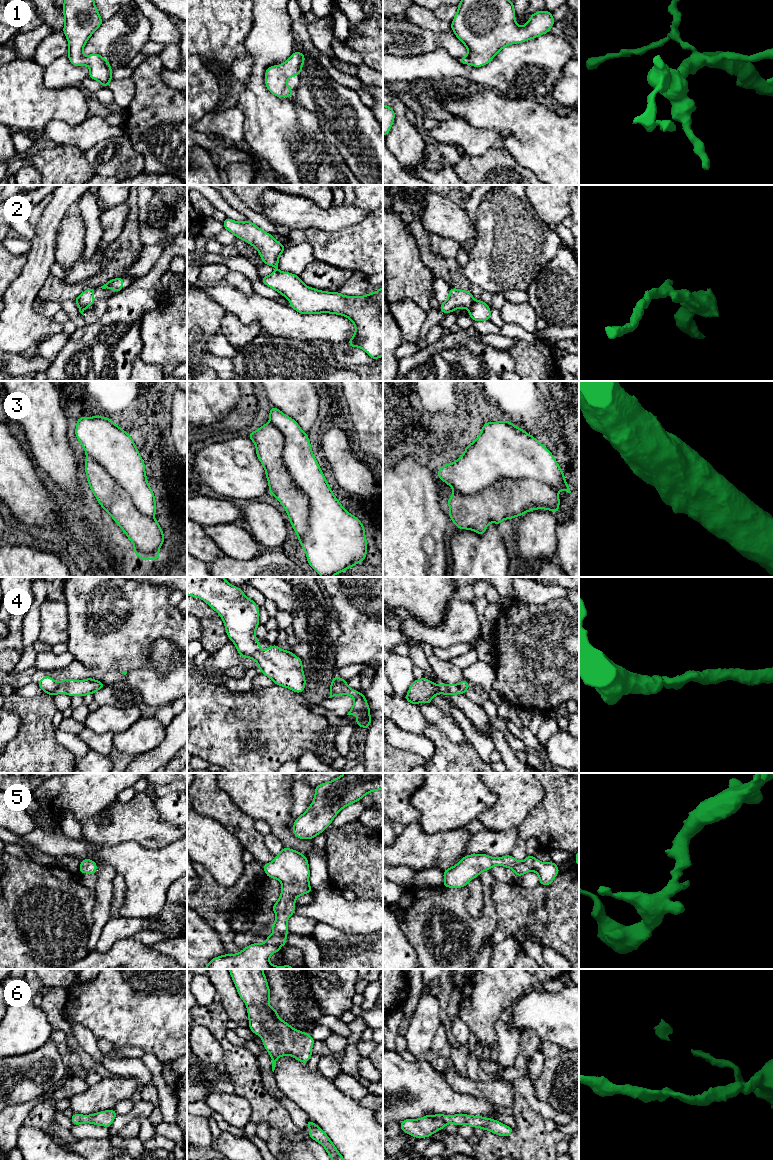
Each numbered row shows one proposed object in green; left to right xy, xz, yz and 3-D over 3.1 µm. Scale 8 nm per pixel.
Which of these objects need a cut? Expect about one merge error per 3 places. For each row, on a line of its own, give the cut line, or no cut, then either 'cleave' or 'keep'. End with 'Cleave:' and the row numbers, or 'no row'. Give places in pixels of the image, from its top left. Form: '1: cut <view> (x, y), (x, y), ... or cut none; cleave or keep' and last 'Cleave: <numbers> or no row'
1: cut none; keep
2: cut yz (474, 300), (467, 308); cleave
3: cut xz (270, 422), (308, 499), (301, 536); cleave
4: cut none; keep
5: cut none; keep
6: cut none; keep
Cleave: 2, 3

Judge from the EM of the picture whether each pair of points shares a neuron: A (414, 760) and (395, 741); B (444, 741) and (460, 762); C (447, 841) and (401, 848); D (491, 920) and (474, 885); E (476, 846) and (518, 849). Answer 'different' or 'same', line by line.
A: different
B: same
C: same
D: different
E: different

